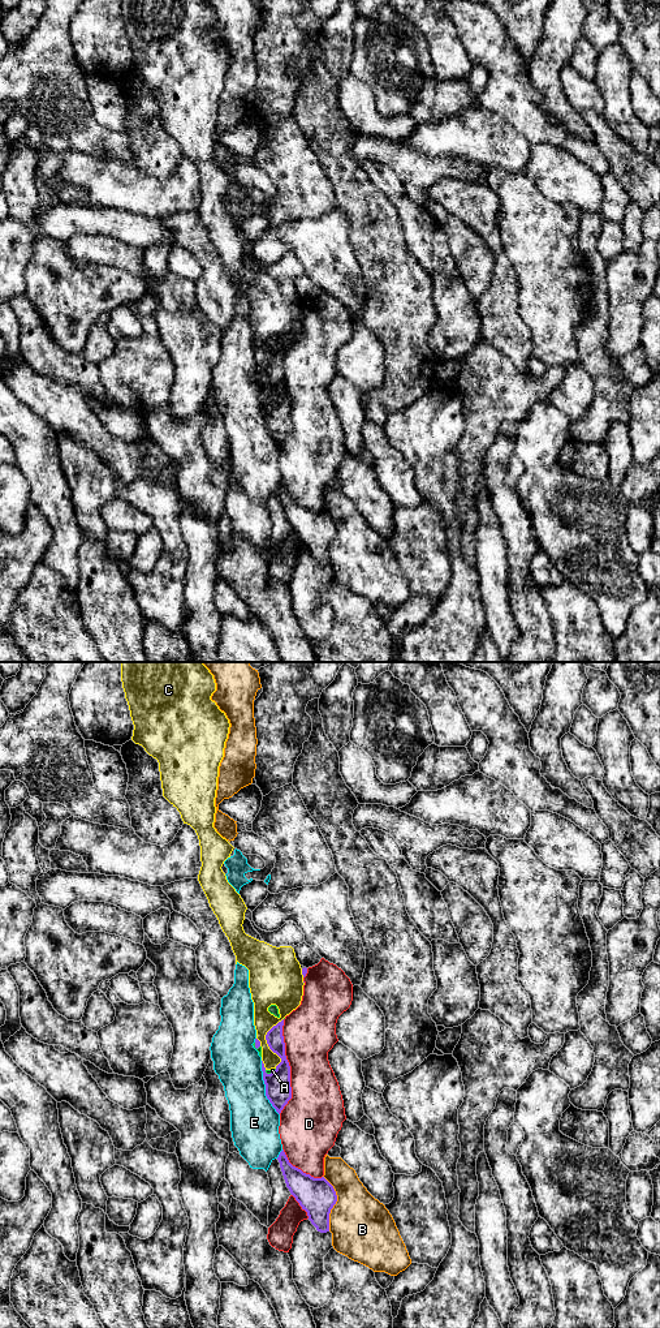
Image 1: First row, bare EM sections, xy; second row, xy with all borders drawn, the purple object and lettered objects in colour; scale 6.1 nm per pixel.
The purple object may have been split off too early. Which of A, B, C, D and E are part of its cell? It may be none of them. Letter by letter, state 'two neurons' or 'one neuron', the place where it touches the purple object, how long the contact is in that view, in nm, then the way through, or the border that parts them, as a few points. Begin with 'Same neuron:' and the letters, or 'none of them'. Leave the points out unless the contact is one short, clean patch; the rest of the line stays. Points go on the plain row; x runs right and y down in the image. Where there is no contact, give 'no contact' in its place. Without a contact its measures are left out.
Same neuron: A
A: one neuron | xy (271, 405) | 80 nm
B: two neurons | xy (335, 536) | 340 nm
C: two neurons | xy (267, 375) | 320 nm
D: two neurons | xy (289, 399) | 600 nm
E: two neurons | xy (266, 421) | 360 nm

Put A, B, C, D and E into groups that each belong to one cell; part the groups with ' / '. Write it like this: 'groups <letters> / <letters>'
groups A / B / C / D / E

